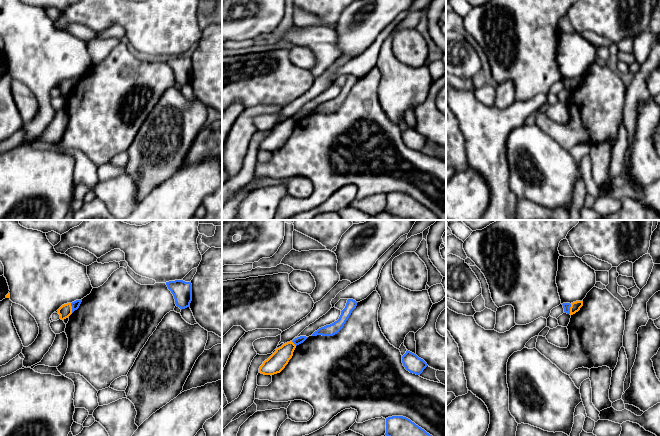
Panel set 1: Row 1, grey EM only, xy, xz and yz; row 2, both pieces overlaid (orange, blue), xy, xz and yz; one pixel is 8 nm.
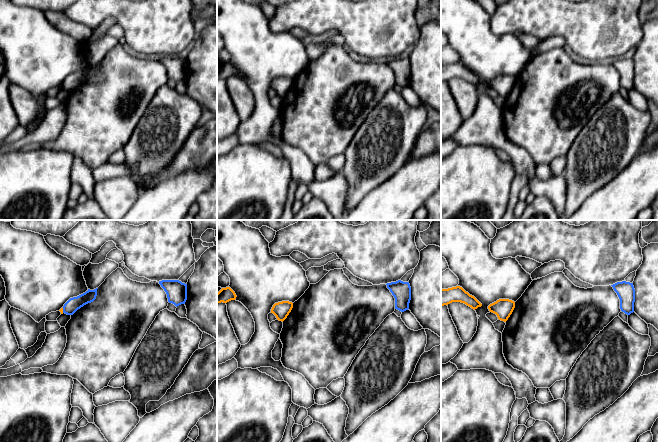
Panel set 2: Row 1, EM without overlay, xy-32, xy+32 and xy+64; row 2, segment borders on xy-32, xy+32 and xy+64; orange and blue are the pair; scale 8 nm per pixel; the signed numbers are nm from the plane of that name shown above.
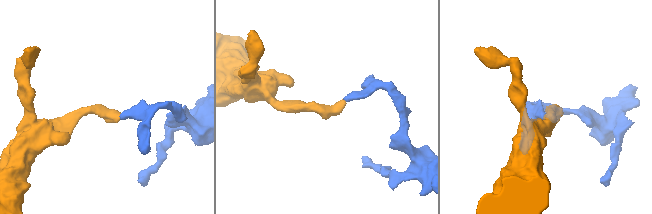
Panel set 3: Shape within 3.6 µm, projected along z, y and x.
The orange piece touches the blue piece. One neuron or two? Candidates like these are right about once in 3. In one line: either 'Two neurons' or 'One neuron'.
Two neurons

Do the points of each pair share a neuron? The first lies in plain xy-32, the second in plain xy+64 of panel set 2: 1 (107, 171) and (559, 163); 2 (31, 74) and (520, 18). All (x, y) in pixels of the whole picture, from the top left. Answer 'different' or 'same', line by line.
1: different
2: different

